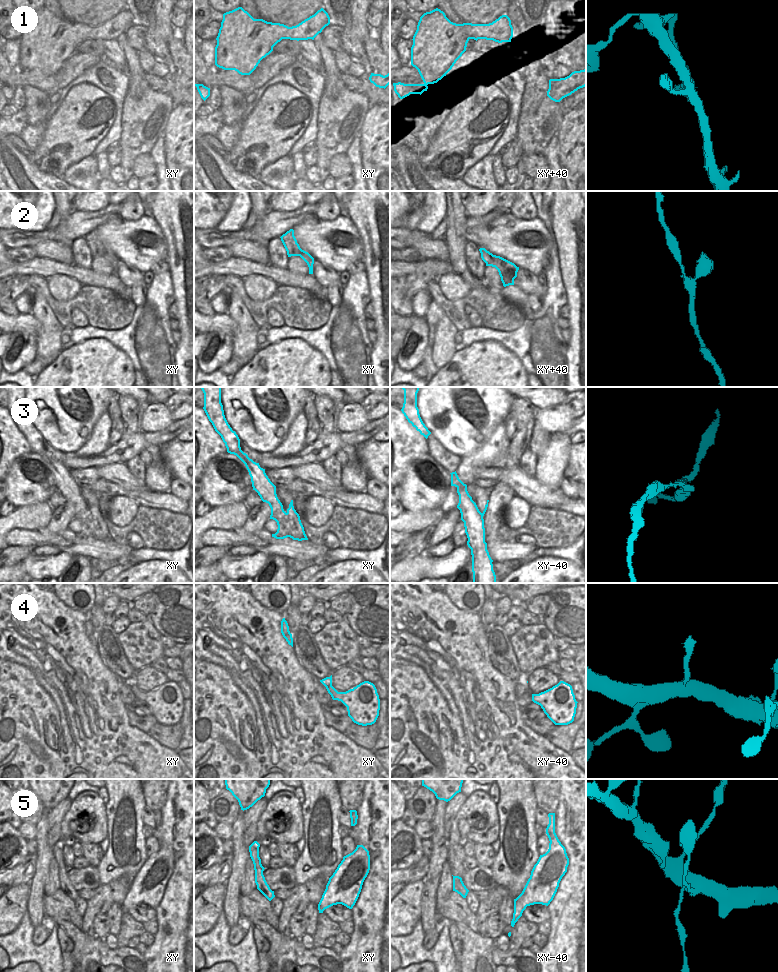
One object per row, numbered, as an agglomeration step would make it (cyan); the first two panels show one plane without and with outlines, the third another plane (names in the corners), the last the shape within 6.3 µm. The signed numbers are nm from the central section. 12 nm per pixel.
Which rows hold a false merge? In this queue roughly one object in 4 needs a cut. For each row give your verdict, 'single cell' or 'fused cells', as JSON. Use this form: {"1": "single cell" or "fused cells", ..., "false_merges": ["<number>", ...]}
{"1": "single cell", "2": "single cell", "3": "fused cells", "4": "single cell", "5": "fused cells", "false_merges": ["3", "5"]}

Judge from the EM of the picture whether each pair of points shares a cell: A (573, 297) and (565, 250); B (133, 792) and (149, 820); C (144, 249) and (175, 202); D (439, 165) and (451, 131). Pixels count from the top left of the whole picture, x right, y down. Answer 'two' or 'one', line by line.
A: two
B: two
C: two
D: one

